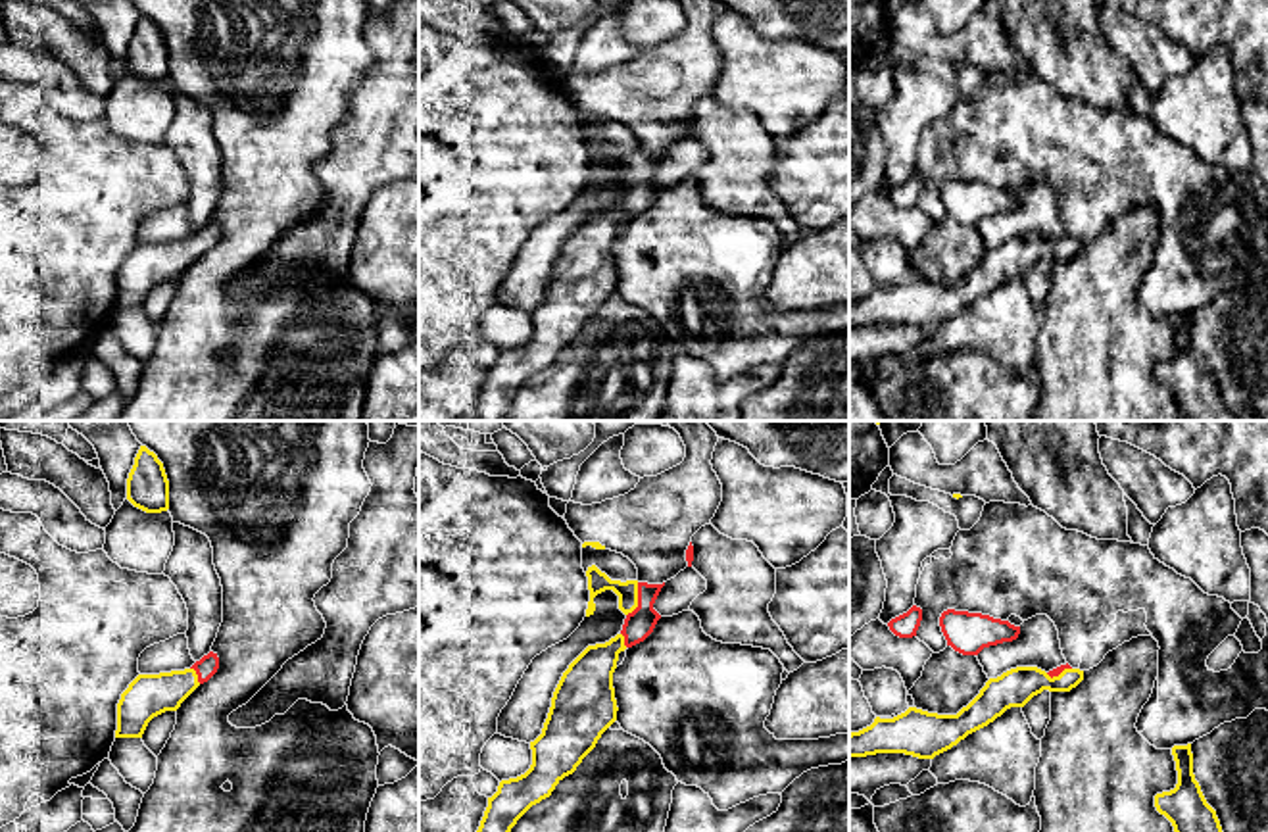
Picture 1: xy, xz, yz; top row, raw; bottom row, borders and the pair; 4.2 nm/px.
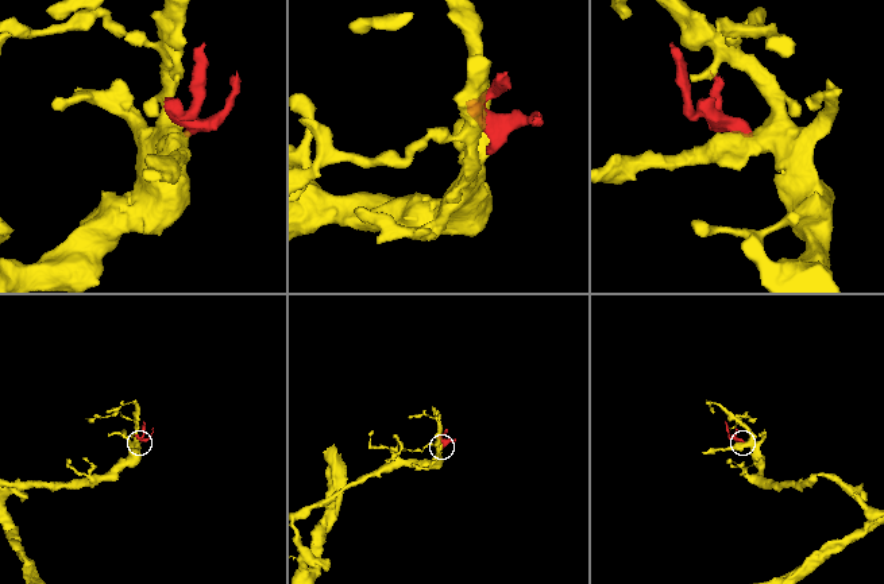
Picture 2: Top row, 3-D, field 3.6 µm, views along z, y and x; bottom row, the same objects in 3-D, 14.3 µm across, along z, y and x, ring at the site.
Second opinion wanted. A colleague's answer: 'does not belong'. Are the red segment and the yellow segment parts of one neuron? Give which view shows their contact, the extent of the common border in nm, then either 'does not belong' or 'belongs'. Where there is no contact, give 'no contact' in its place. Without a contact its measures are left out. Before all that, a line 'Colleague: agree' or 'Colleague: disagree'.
Colleague: disagree
meets red in xz; contact 150 nm long; belongs

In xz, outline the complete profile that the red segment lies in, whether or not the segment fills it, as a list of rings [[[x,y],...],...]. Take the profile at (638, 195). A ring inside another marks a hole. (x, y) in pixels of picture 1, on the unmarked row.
[[[596,135],[588,136],[586,146],[590,159],[586,186],[596,181],[594,167],[613,159],[619,165],[619,179],[626,184],[622,200],[605,213],[588,215],[563,242],[542,304],[530,311],[532,334],[524,344],[501,350],[498,361],[488,367],[475,421],[501,421],[517,390],[549,367],[596,317],[617,290],[613,242],[619,223],[644,211],[661,188],[653,173],[665,152],[611,150]]]

